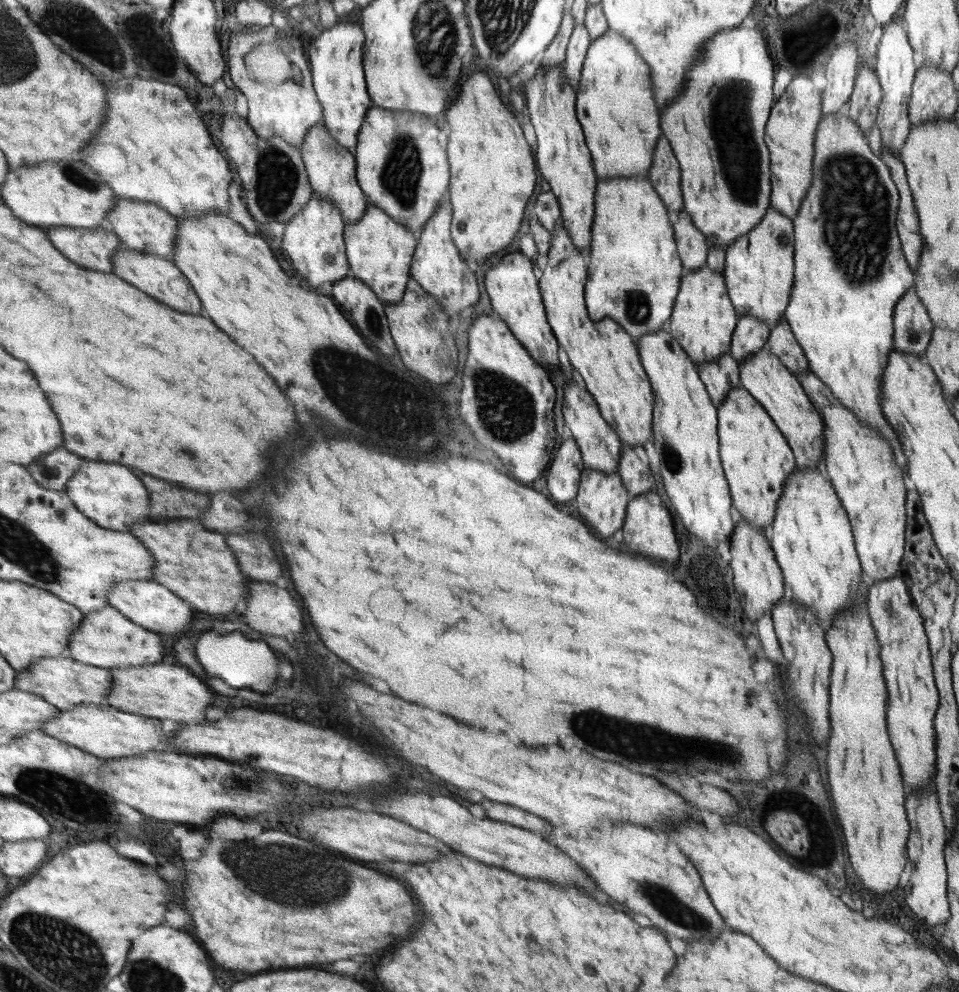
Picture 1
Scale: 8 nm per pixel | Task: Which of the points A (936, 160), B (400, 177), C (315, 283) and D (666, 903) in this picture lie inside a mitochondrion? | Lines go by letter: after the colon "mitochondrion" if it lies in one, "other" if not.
A: other
B: mitochondrion
C: other
D: mitochondrion

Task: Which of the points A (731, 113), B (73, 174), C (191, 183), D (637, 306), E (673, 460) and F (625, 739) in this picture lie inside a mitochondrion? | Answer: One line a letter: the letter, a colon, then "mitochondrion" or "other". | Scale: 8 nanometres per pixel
A: mitochondrion
B: mitochondrion
C: other
D: mitochondrion
E: mitochondrion
F: mitochondrion

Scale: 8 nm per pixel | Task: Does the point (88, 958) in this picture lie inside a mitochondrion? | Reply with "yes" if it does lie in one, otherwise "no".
yes

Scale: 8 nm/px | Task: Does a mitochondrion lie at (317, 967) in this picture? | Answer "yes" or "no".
no

